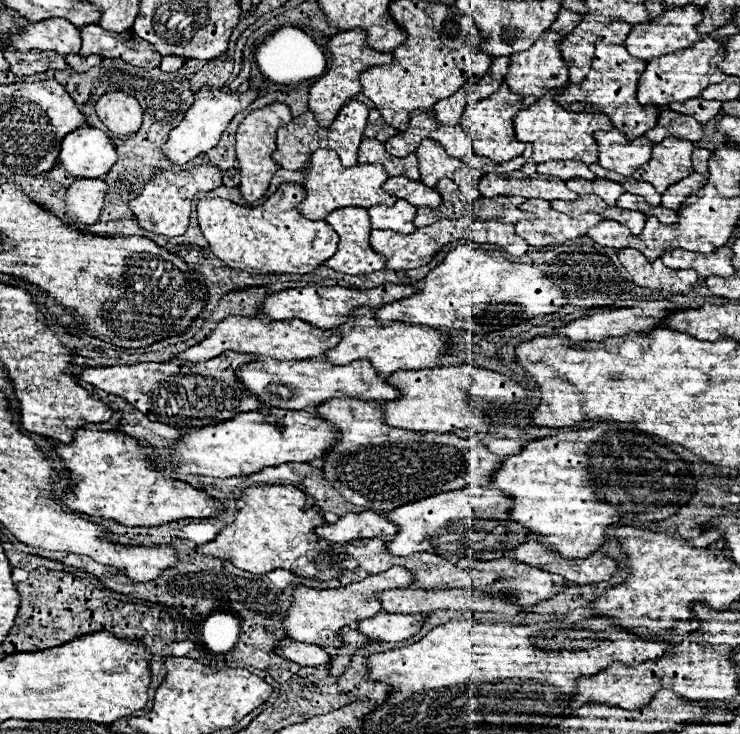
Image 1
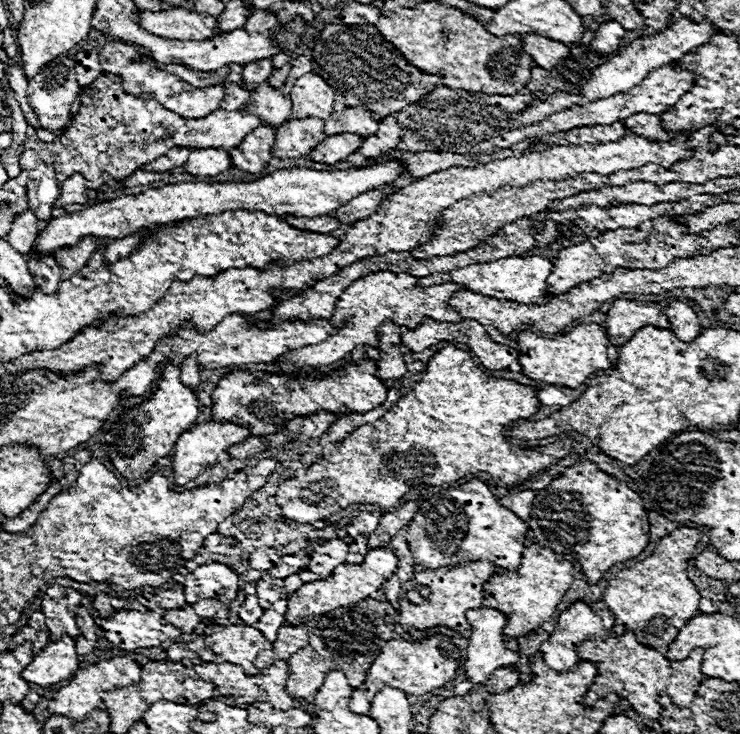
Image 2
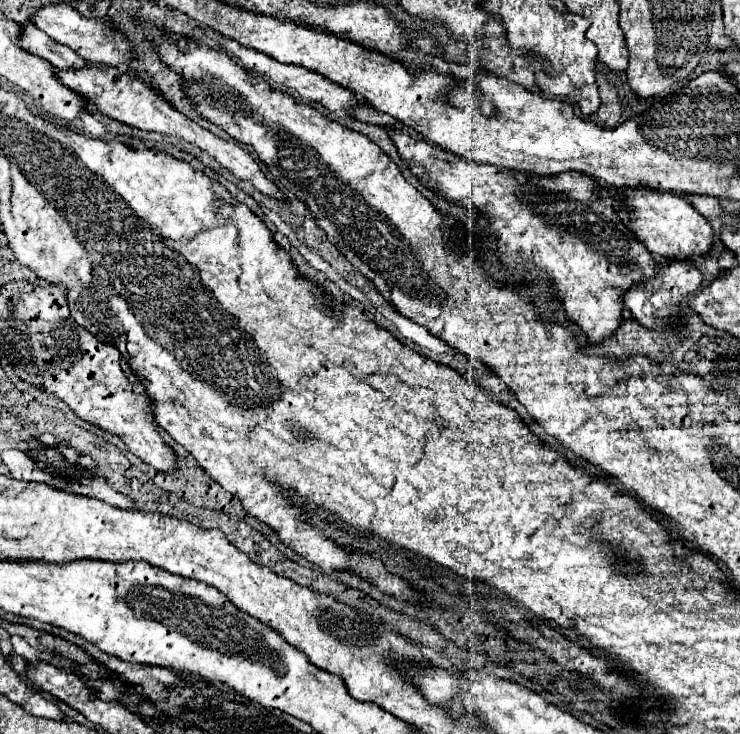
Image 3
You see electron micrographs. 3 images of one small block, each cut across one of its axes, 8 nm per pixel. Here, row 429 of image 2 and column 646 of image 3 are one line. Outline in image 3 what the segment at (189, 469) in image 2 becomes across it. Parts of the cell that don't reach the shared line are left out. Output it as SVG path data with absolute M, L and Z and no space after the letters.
M636 190L636 192L638 194L634 196L620 198L620 204L624 206L620 218L624 220L624 224L632 228L636 238L644 242L648 252L670 260L694 260L704 258L710 252L714 242L714 230L708 224L708 220L694 206L690 206L686 198L670 192L664 194L652 190Z

